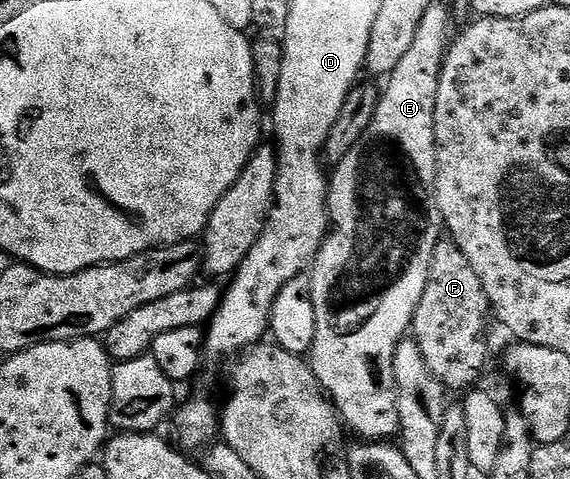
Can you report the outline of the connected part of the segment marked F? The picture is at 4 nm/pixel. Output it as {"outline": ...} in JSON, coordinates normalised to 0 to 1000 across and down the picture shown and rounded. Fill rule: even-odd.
{"outline":[[[775,497],[753,551],[753,587],[728,647],[721,701],[732,712],[742,756],[782,812],[823,814],[835,804],[837,783],[858,752],[858,710],[851,704],[858,668],[861,676],[858,624],[833,555],[819,547],[819,530],[793,497]]]}

